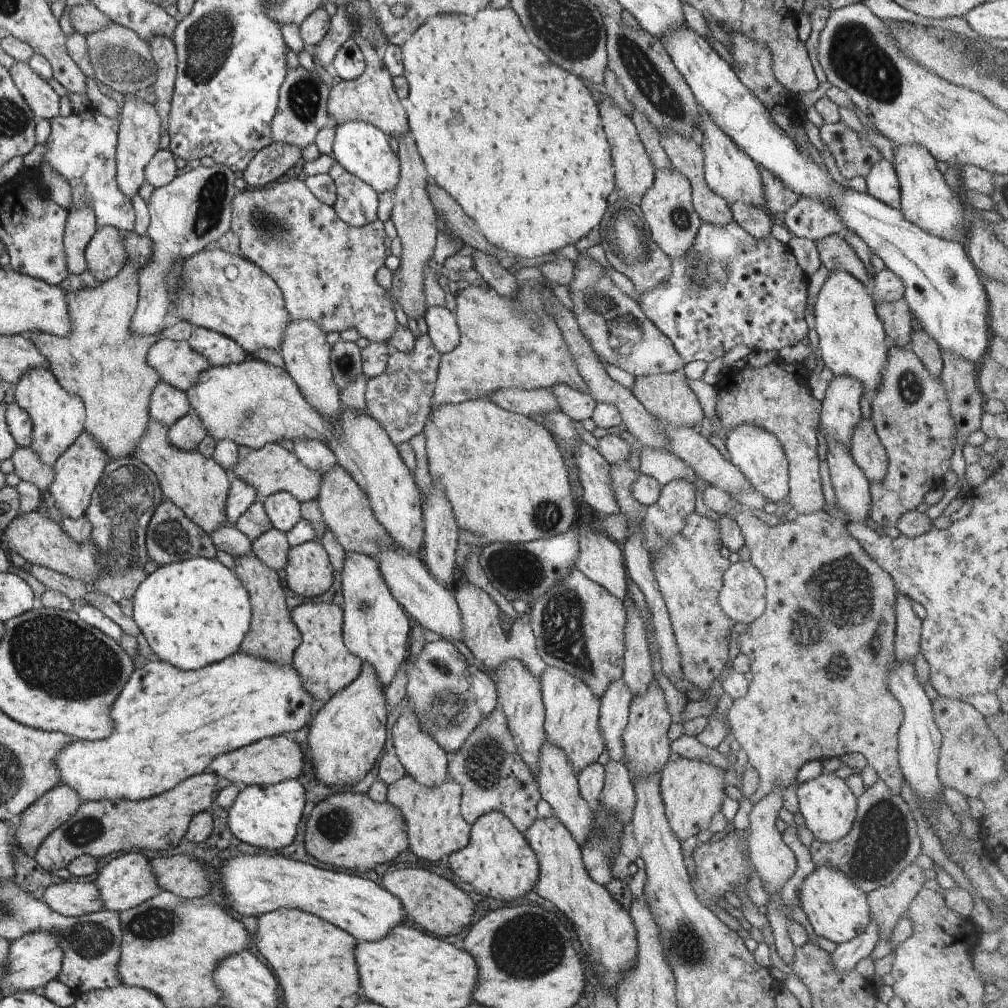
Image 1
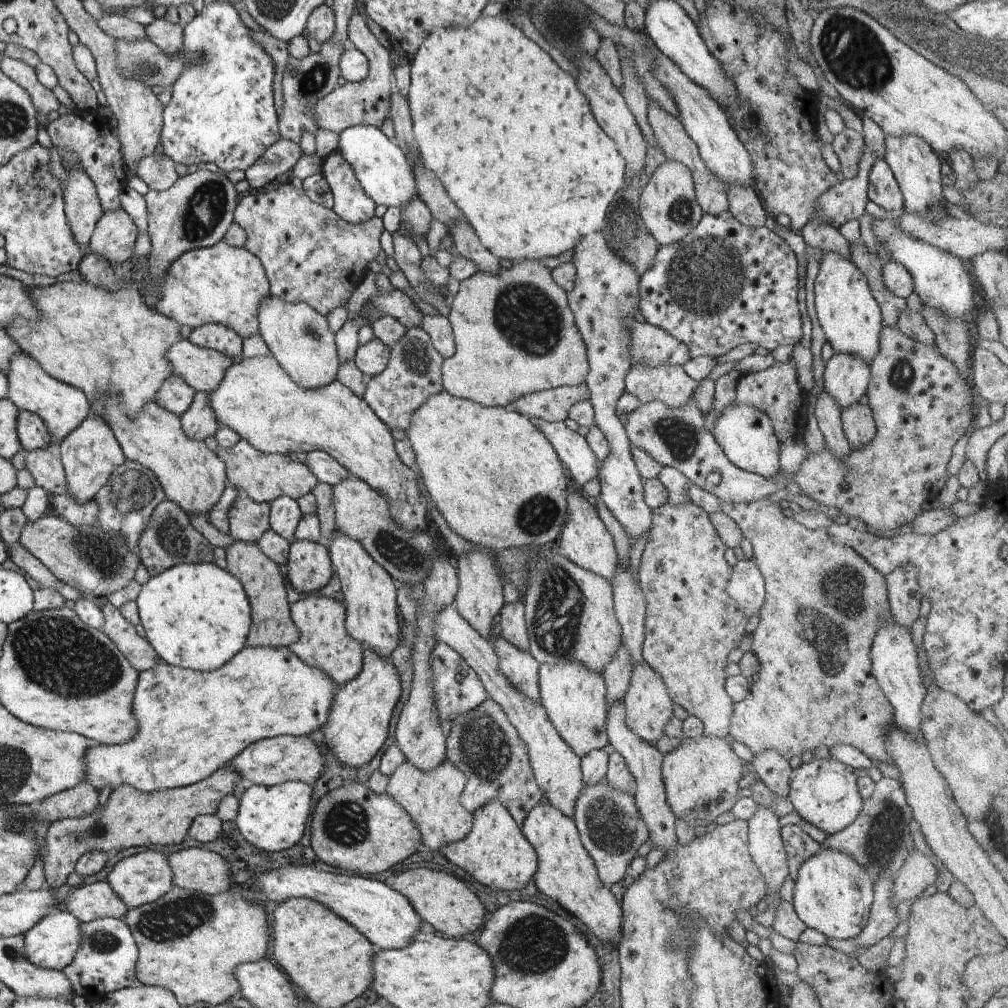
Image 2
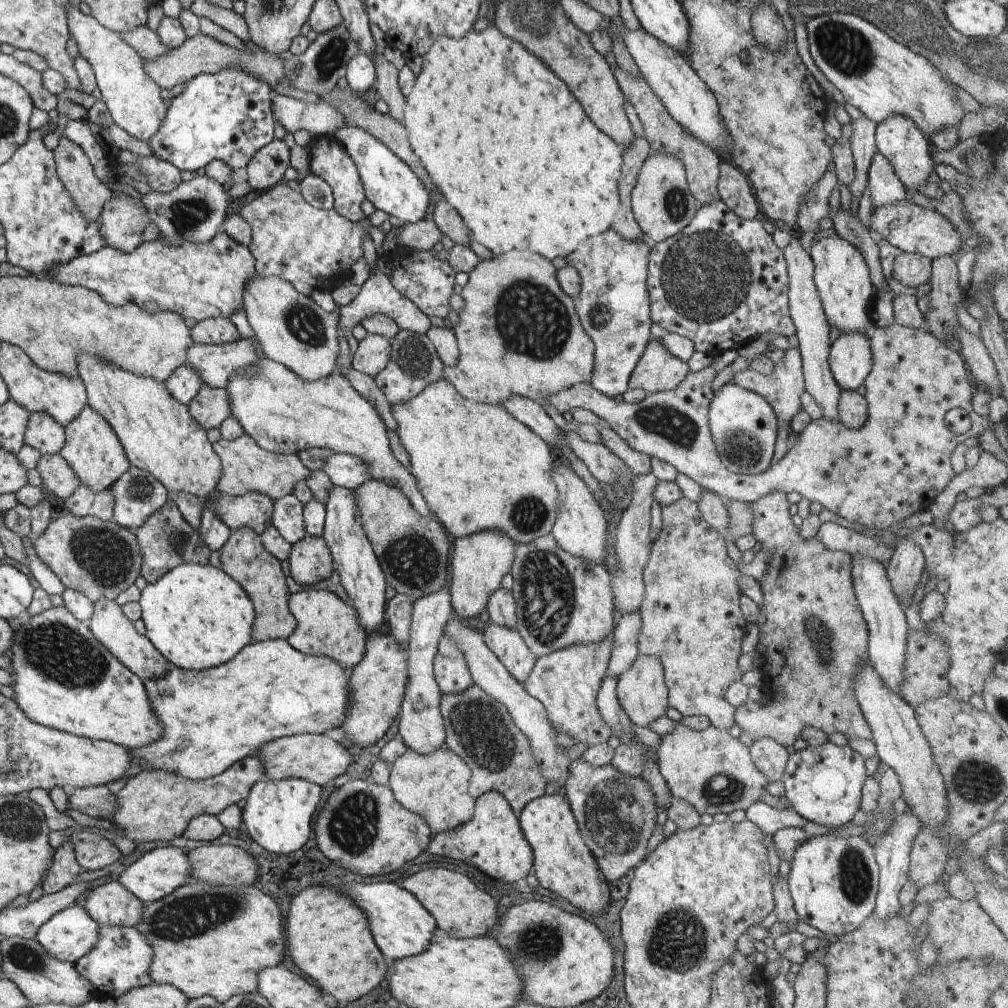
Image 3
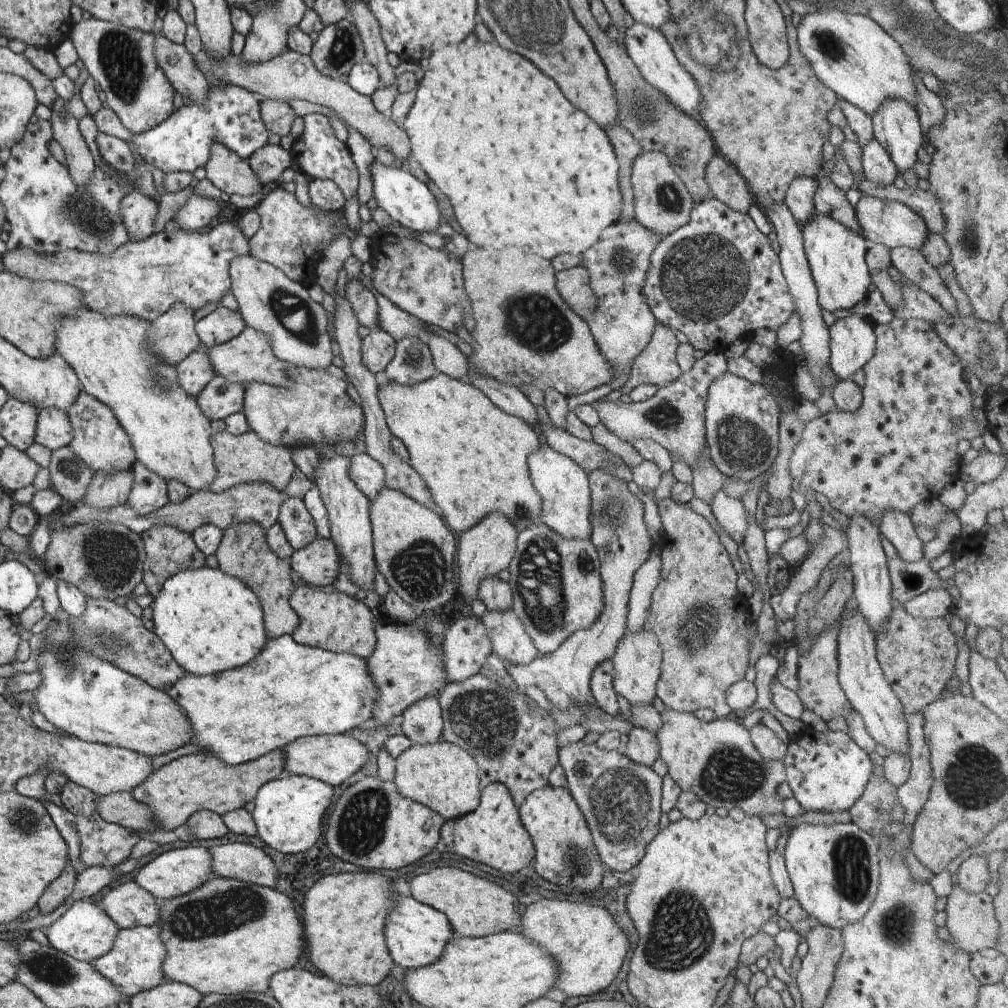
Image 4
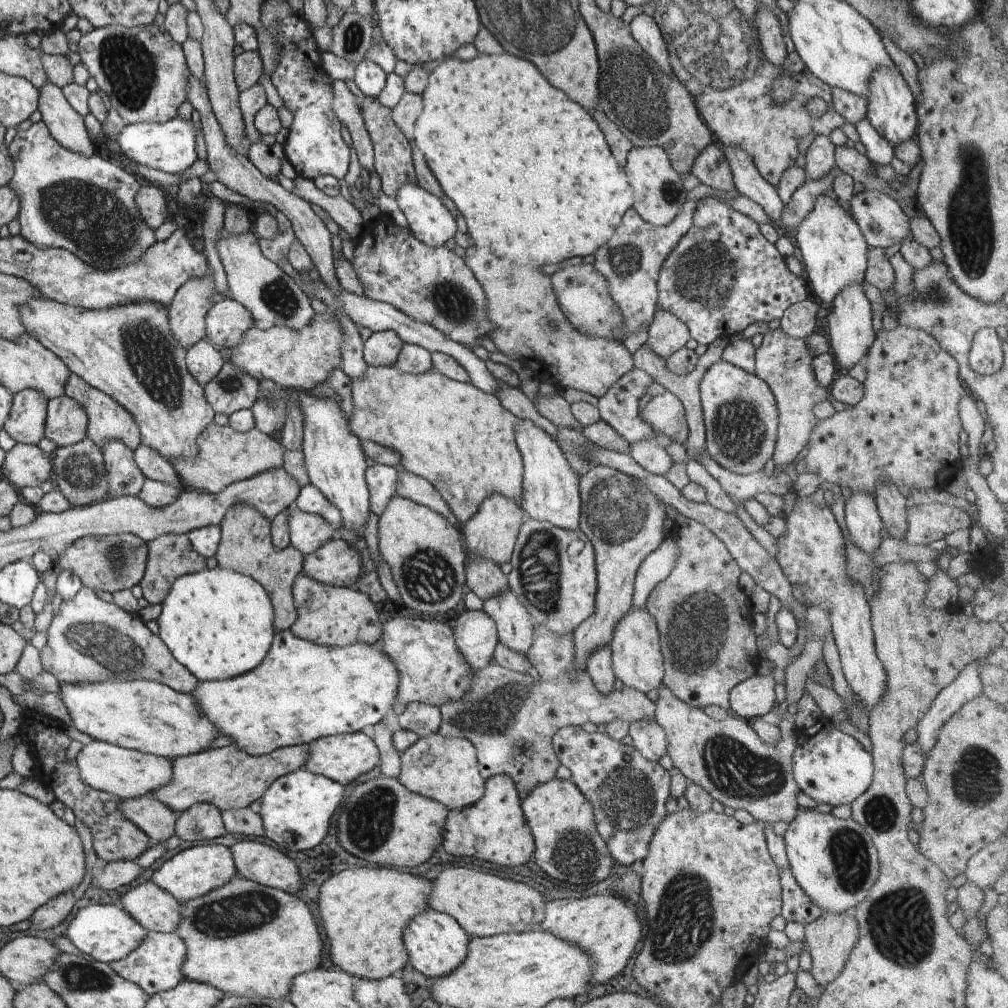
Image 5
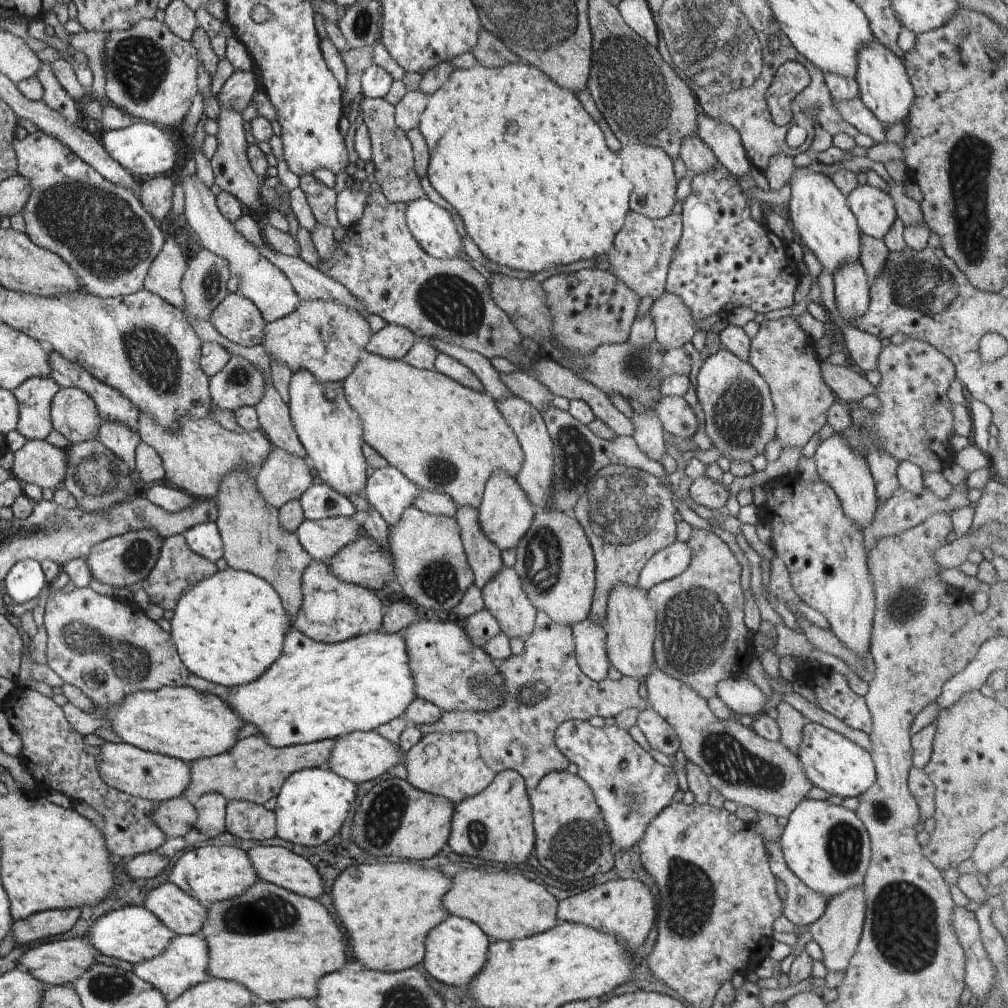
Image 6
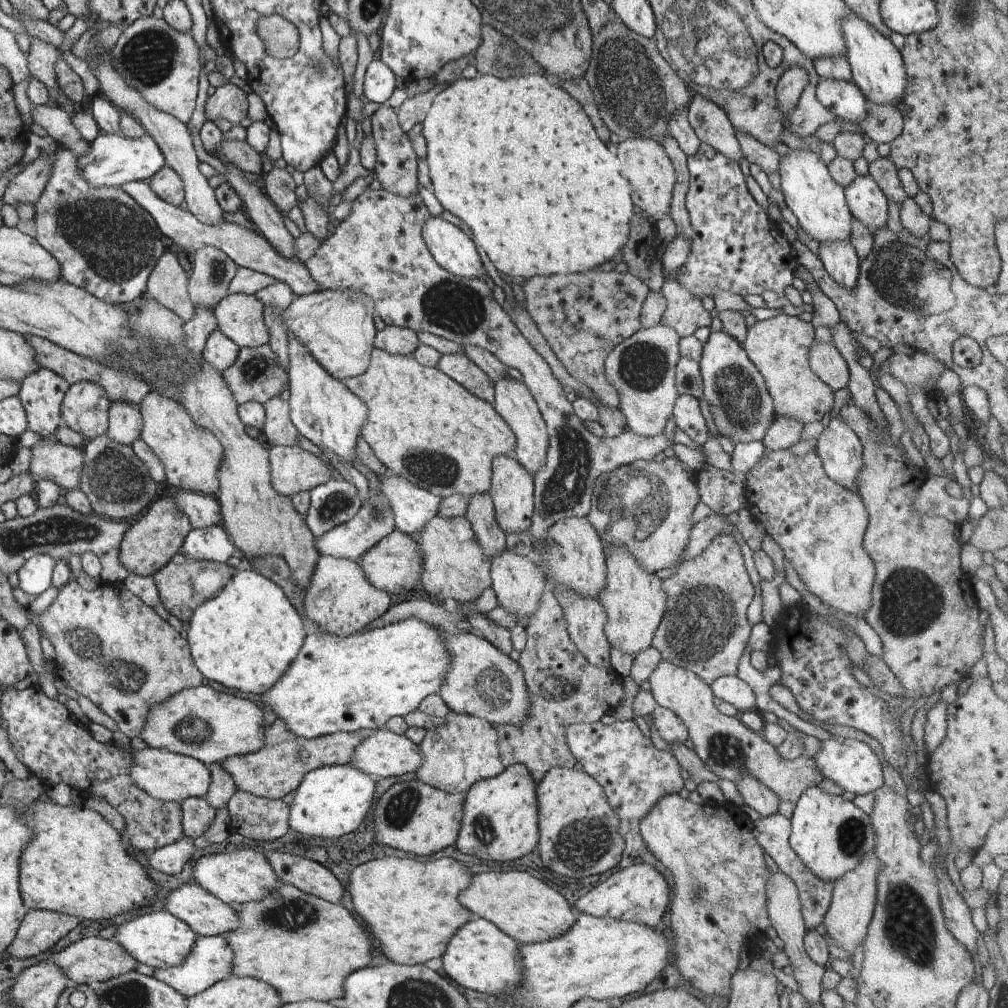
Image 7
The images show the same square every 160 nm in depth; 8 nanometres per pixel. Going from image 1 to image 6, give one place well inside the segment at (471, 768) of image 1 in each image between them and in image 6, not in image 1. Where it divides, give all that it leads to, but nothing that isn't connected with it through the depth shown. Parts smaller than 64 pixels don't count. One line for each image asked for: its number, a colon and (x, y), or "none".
2: (483, 744)
3: (479, 729)
4: (515, 743)
5: (510, 719)
6: (547, 687)

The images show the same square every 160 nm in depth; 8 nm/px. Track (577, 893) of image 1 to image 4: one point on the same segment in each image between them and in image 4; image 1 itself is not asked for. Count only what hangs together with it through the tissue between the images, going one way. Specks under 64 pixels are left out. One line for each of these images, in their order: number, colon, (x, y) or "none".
2: (566, 873)
3: (563, 863)
4: (565, 853)

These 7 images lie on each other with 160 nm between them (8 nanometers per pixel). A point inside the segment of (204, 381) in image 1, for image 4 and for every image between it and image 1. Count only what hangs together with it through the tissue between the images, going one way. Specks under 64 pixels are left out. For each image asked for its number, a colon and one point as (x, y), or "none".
2: (256, 398)
3: (283, 412)
4: (315, 408)

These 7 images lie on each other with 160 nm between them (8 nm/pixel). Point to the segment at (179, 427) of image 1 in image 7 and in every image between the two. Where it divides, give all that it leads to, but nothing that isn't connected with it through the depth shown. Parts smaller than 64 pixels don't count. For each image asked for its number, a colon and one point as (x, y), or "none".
2: (199, 422)
3: (211, 407)
4: (220, 398)
5: (232, 389)
6: (239, 383)
7: (257, 375)

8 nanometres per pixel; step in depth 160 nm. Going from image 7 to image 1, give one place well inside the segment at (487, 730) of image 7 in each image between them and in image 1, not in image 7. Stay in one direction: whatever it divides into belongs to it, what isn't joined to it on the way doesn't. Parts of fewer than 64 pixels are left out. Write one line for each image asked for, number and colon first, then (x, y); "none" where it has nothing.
1: (436, 828)
2: (432, 799)
3: (435, 785)
4: (441, 775)
5: (446, 769)
6: (447, 764)

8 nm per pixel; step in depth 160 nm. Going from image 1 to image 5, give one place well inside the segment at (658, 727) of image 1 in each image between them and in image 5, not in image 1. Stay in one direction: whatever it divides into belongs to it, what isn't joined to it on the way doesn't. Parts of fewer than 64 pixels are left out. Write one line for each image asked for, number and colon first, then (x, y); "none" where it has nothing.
2: (648, 707)
3: (641, 690)
4: (637, 660)
5: (636, 656)

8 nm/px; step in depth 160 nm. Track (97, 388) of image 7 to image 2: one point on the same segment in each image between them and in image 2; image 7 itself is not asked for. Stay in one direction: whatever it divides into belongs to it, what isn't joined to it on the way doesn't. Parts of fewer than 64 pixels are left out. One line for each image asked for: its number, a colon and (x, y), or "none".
2: (33, 434)
3: (46, 434)
4: (54, 430)
5: (67, 421)
6: (74, 412)

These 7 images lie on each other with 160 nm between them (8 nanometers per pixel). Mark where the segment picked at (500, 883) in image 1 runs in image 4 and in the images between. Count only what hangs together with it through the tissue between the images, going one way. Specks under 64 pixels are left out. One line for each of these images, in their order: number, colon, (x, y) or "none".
2: (495, 852)
3: (492, 840)
4: (493, 834)

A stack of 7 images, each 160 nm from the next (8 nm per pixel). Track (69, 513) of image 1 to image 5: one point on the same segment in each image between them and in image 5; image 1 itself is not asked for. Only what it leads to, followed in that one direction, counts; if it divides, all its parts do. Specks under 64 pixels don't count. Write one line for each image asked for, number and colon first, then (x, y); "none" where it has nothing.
2: (90, 454)
3: (92, 448)
4: (99, 438)
5: (112, 427)

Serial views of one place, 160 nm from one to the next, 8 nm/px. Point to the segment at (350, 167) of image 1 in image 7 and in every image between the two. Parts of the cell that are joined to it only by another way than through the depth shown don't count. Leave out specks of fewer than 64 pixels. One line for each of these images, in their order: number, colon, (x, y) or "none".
2: (382, 169)
3: (388, 183)
4: (410, 202)
5: (432, 223)
6: (433, 228)
7: (454, 251)

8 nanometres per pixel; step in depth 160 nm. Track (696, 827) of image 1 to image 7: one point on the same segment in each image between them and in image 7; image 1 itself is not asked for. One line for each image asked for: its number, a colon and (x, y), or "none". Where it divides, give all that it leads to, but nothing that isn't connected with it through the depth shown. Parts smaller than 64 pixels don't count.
2: (701, 776)
3: (711, 769)
4: (717, 760)
5: (727, 758)
6: (767, 776)
7: (727, 747)

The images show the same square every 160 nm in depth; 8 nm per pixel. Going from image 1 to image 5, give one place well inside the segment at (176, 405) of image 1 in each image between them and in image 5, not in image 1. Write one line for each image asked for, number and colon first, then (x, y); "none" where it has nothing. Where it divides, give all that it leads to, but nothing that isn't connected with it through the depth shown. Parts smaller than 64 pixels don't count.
2: (176, 396)
3: (184, 384)
4: (195, 371)
5: (203, 359)

